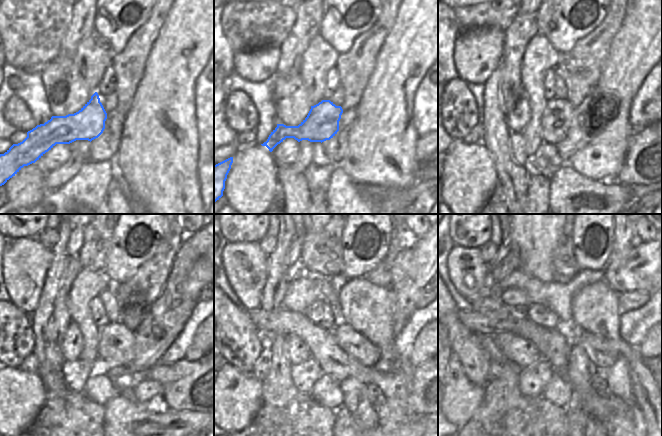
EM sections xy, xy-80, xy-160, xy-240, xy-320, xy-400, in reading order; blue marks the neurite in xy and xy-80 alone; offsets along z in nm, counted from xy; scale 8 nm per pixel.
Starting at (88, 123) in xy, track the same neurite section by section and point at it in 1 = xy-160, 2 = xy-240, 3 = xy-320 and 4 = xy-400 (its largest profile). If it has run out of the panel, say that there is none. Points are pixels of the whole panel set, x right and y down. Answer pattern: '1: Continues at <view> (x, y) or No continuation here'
1: Continues at xy-160 (556, 119)
2: Continues at xy-240 (115, 346)
3: Continues at xy-320 (349, 340)
4: Continues at xy-400 (599, 352).

